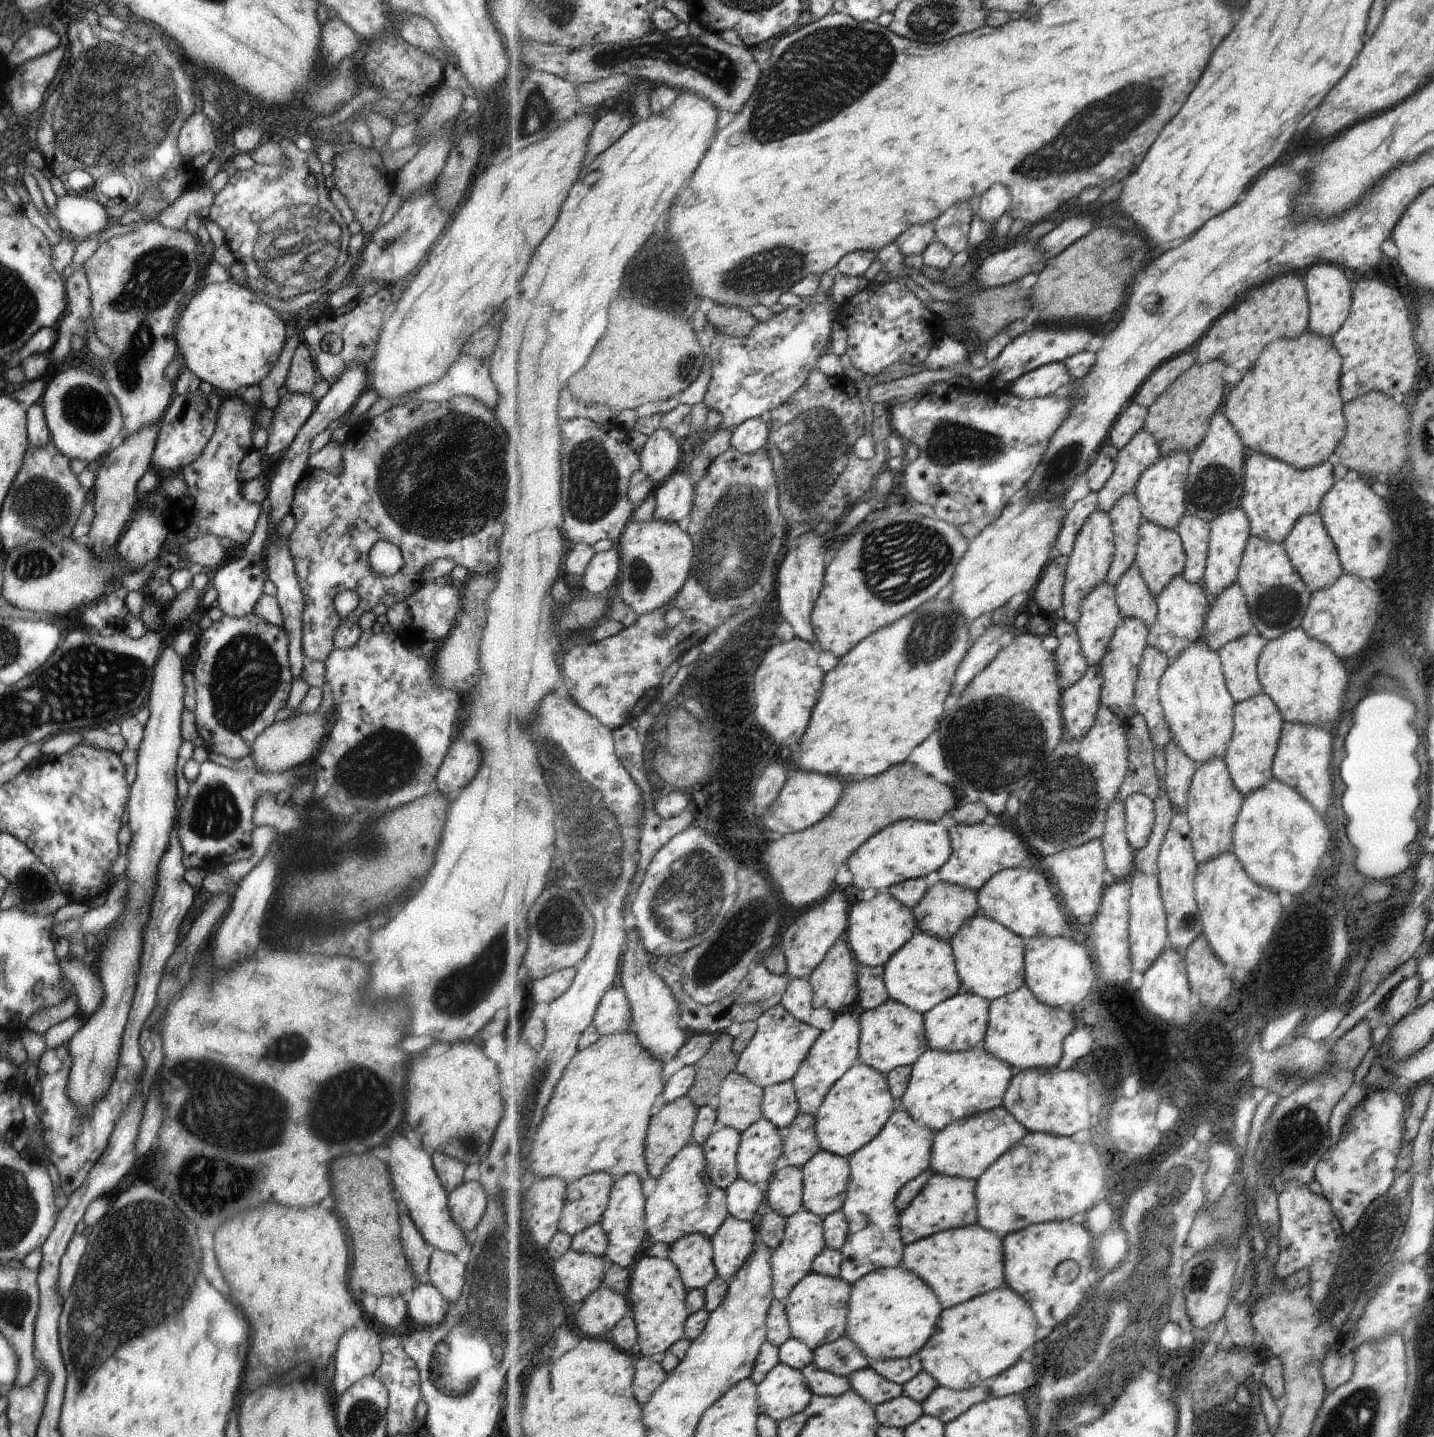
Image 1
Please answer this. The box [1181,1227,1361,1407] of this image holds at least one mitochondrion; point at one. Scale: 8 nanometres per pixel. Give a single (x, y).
(1199, 1273)

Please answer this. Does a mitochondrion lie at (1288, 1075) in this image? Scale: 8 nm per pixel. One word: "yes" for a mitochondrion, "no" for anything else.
yes

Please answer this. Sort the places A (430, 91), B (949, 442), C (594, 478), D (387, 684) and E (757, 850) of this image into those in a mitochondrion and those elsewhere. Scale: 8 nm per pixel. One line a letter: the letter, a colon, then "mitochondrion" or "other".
A: other
B: mitochondrion
C: mitochondrion
D: other
E: other

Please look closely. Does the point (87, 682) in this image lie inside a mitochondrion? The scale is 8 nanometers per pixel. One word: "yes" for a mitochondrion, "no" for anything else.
yes

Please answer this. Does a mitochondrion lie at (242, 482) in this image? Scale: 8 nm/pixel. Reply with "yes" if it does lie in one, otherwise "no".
no

